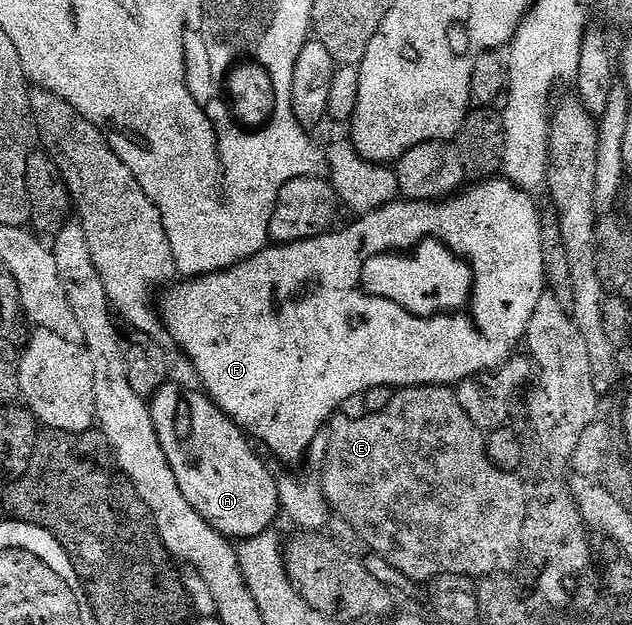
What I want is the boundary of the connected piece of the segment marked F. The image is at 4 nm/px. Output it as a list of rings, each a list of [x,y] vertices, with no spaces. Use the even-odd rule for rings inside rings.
[[[505,177],[478,181],[473,185],[475,187],[467,186],[461,193],[441,201],[411,199],[384,204],[375,211],[355,218],[355,223],[351,227],[344,228],[343,231],[331,229],[326,234],[308,241],[270,245],[226,271],[213,271],[211,275],[200,275],[189,281],[182,281],[186,283],[175,282],[160,299],[160,314],[165,330],[168,335],[170,331],[171,337],[182,346],[183,353],[190,358],[191,365],[198,370],[205,394],[214,400],[216,406],[238,428],[241,428],[251,440],[259,439],[264,446],[270,447],[271,453],[286,463],[298,463],[302,458],[305,460],[314,439],[323,434],[324,428],[341,408],[338,407],[341,403],[354,398],[357,400],[373,387],[401,389],[457,385],[468,377],[478,375],[481,371],[492,371],[496,367],[503,366],[515,354],[514,346],[525,340],[528,321],[532,321],[532,313],[536,313],[536,301],[540,301],[543,291],[547,290],[544,253],[541,251],[540,207],[530,200],[533,198],[527,192],[520,190],[515,183],[511,183]],[[474,245],[478,253],[488,253],[490,249],[492,253],[496,253],[496,291],[504,291],[504,295],[526,295],[526,297],[490,297],[490,325],[486,313],[488,311],[486,295],[482,295],[482,303],[476,303],[478,285],[480,281],[486,283],[486,265],[484,261],[476,261],[470,257],[474,255]],[[494,301],[530,301],[530,307],[496,307]],[[494,319],[502,319],[502,325],[496,325]]]

